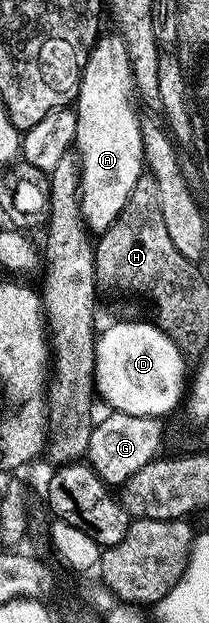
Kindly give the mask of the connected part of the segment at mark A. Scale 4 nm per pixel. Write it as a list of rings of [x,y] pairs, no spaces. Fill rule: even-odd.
[[[112,35],[113,37],[102,36],[98,40],[97,45],[93,48],[93,54],[91,59],[87,63],[87,71],[83,75],[83,83],[81,84],[81,90],[77,96],[75,102],[75,112],[78,119],[78,131],[75,144],[76,152],[80,156],[81,163],[81,211],[82,219],[85,223],[85,227],[93,235],[102,235],[112,227],[112,224],[119,219],[119,215],[123,215],[123,207],[127,207],[127,203],[131,199],[131,195],[135,191],[135,187],[139,183],[141,177],[146,176],[147,166],[145,164],[145,148],[143,147],[143,131],[141,130],[143,124],[143,118],[137,114],[137,105],[133,102],[133,95],[135,99],[135,80],[133,77],[133,64],[129,58],[129,52],[127,51],[127,43],[119,35]]]

